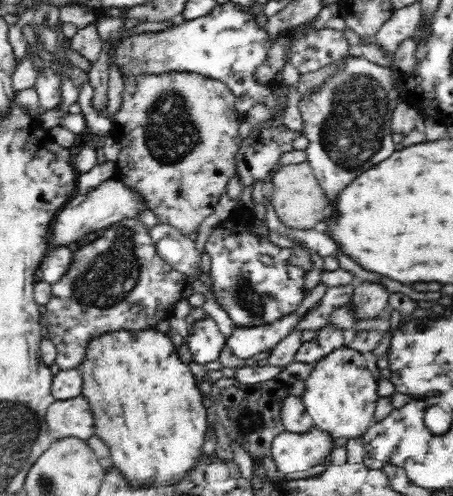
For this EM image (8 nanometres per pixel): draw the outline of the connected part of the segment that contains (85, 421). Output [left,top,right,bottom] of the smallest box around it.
[45,394,95,441]

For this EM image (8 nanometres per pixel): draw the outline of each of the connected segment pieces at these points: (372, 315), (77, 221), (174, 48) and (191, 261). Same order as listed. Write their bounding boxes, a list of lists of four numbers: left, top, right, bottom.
[[350,281,389,321],[34,177,148,282],[114,3,275,115],[147,223,202,281]]

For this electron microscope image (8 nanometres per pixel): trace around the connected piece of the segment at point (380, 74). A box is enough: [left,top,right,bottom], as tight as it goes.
[299,55,402,203]

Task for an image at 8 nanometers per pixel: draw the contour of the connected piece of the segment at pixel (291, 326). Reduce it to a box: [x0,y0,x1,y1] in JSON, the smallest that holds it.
[226,282,329,360]

